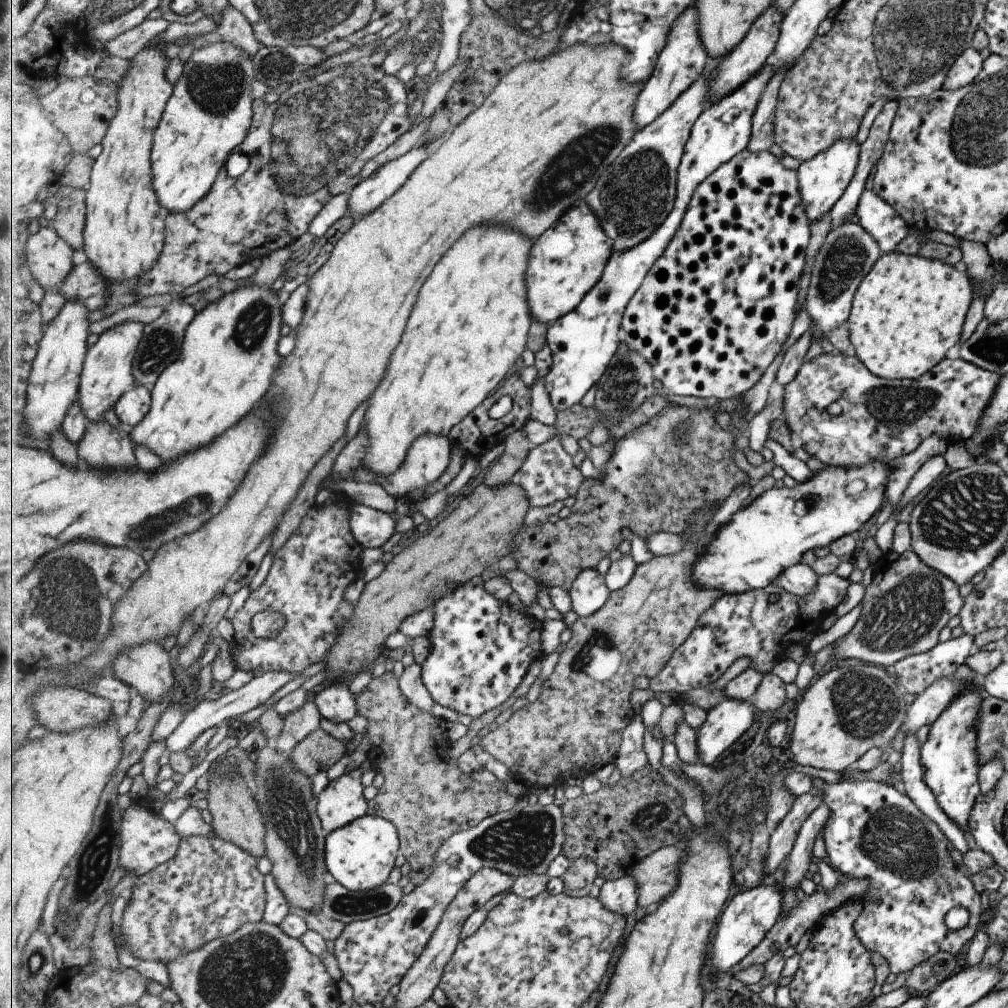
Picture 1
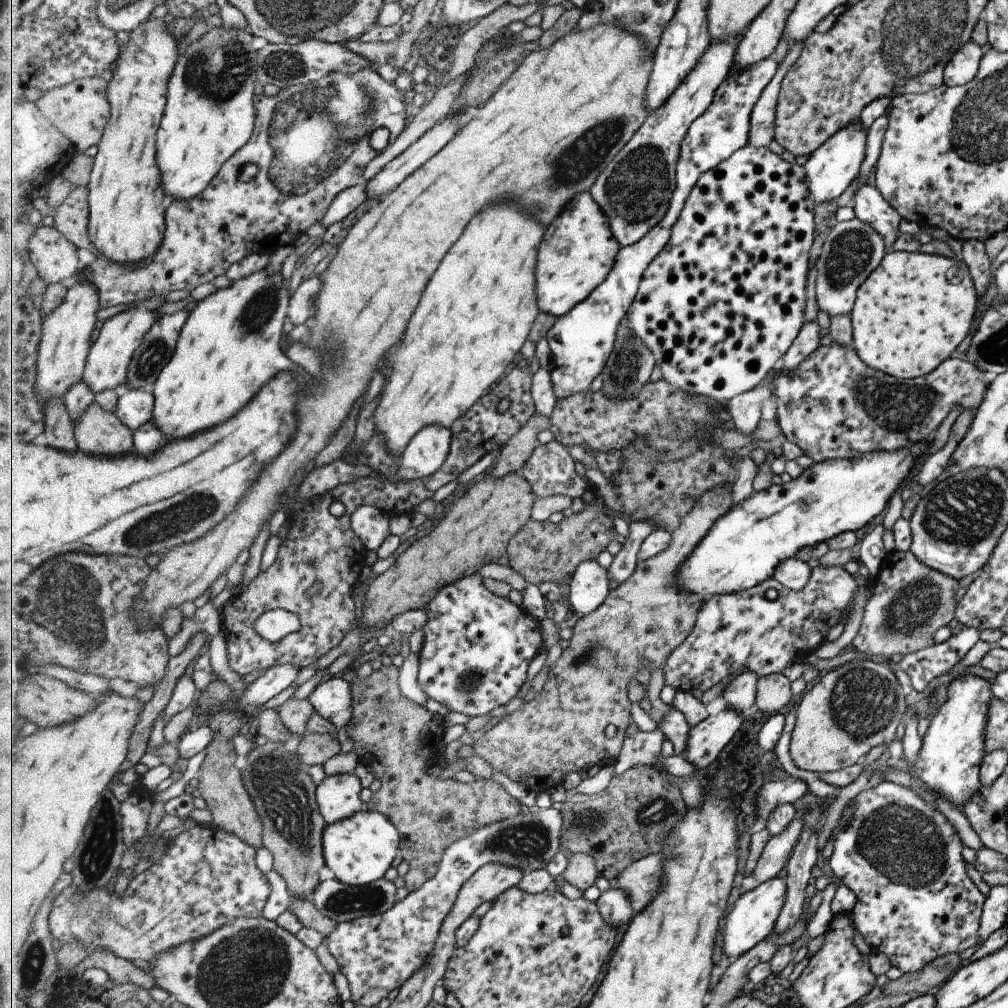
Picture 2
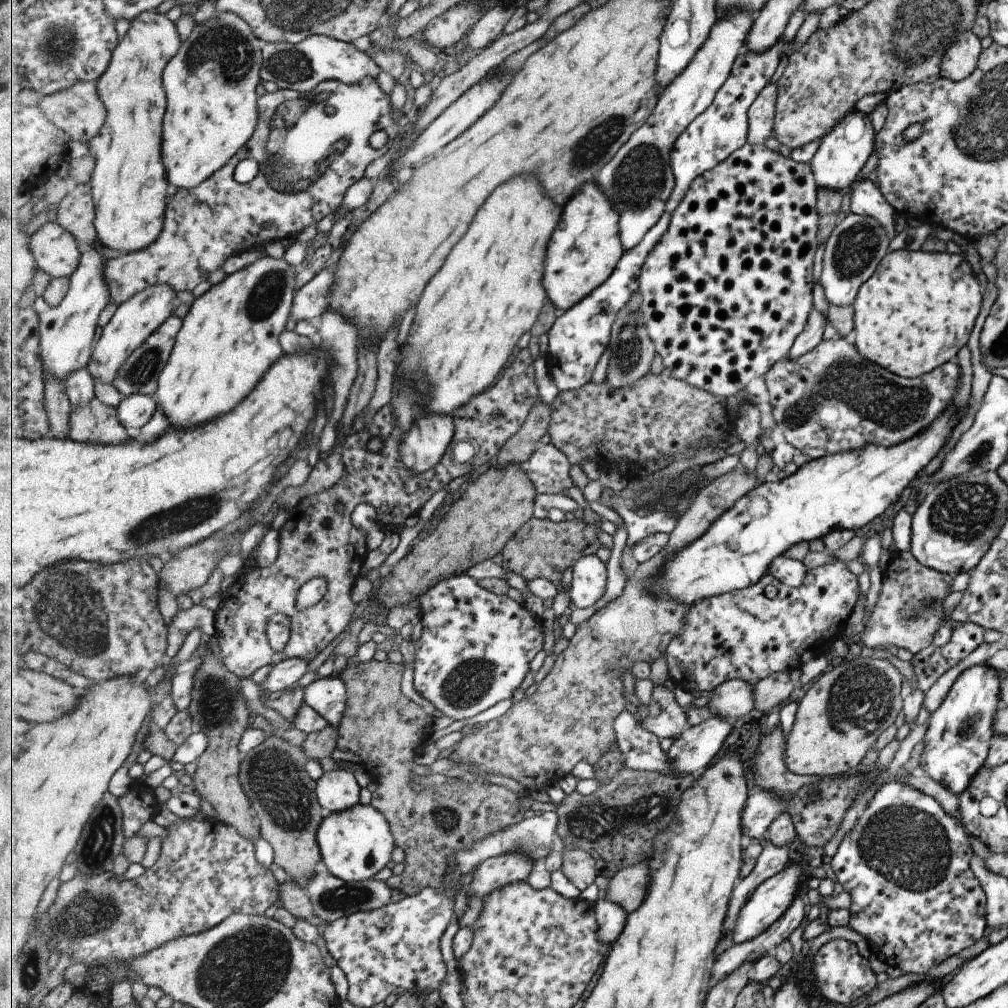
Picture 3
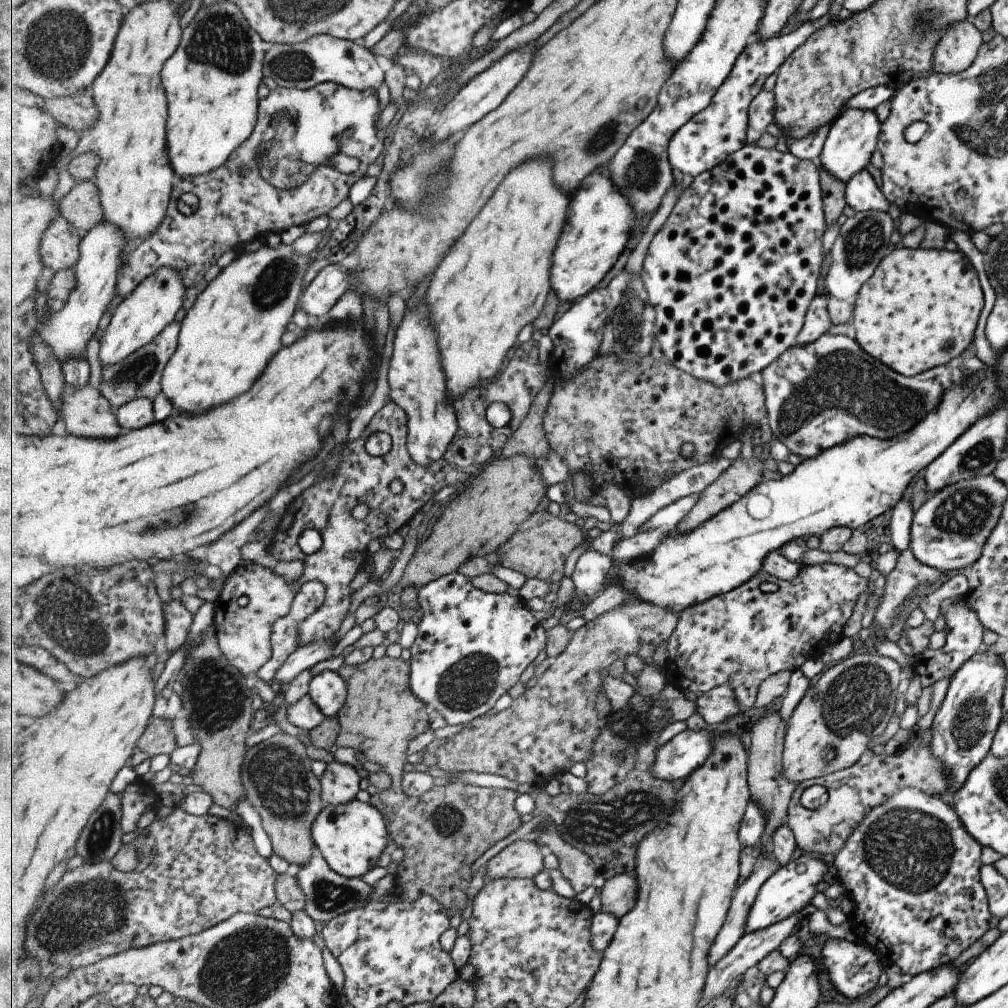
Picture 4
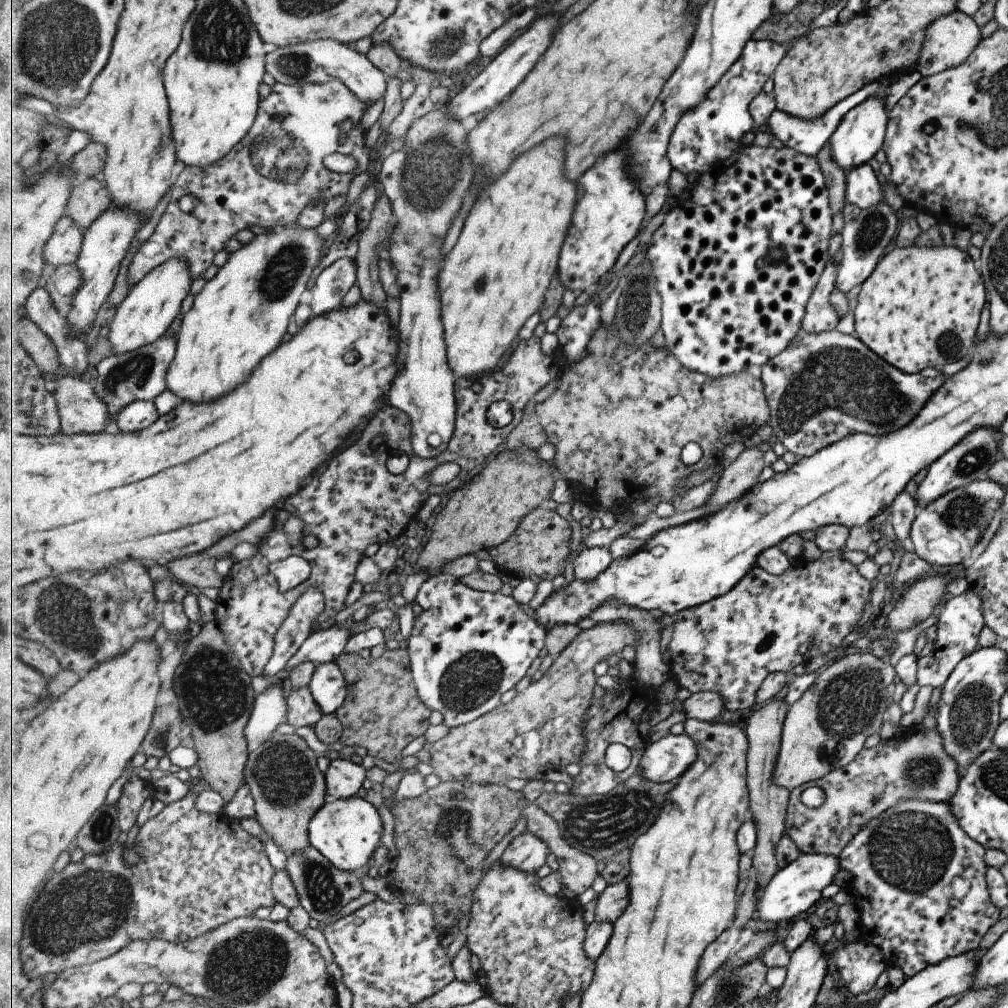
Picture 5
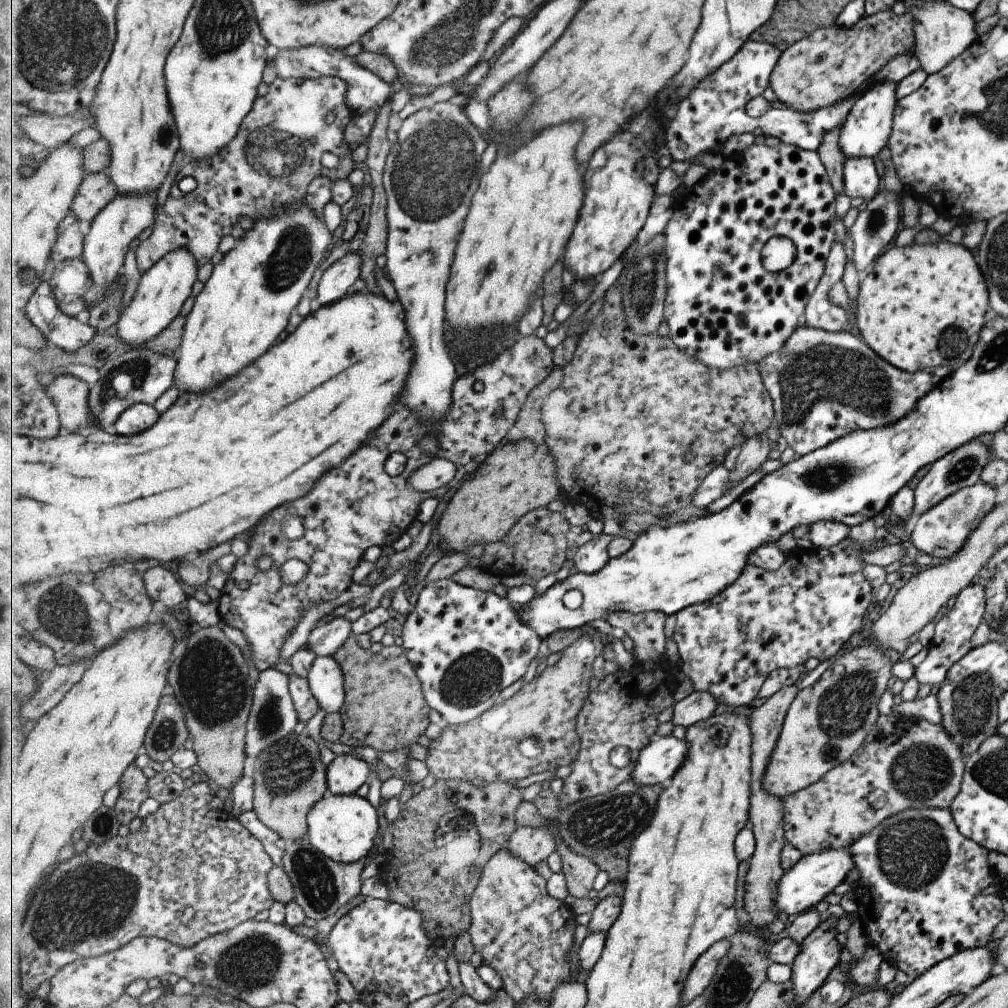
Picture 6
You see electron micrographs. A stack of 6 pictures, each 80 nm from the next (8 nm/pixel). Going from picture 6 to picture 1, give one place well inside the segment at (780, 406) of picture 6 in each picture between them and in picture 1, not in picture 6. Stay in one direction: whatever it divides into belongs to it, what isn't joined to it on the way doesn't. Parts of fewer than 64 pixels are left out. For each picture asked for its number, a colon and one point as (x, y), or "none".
1: (882, 419)
2: (832, 405)
3: (830, 399)
4: (819, 394)
5: (823, 386)

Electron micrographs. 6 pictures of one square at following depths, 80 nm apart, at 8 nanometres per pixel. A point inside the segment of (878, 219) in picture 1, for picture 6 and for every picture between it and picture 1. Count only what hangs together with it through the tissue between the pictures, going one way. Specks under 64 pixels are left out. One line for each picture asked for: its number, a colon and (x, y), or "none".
2: (869, 206)
3: (865, 199)
4: (861, 193)
5: (862, 189)
6: (859, 177)

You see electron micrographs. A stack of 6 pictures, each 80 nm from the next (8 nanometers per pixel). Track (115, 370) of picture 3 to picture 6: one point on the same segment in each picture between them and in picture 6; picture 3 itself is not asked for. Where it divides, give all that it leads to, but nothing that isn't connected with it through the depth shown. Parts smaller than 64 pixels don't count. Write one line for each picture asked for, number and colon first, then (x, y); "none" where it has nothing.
4: (152, 307)
5: (145, 315)
6: (159, 298)

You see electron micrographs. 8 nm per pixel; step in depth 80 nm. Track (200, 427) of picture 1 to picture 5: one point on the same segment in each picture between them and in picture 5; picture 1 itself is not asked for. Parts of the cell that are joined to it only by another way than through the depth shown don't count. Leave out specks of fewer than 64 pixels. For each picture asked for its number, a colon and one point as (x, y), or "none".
2: (230, 346)
3: (230, 335)
4: (234, 328)
5: (242, 314)

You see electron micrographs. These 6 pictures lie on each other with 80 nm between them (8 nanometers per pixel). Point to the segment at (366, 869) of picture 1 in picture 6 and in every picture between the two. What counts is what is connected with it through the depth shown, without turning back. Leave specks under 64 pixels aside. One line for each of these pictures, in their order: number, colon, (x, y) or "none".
2: (359, 850)
3: (357, 843)
4: (352, 837)
5: (348, 831)
6: (344, 827)

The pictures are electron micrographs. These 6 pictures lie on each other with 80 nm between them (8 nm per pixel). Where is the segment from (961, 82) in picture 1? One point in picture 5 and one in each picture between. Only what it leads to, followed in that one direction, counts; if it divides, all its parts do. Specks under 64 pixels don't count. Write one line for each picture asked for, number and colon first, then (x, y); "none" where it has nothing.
2: (962, 66)
3: (959, 59)
4: (956, 48)
5: (948, 40)

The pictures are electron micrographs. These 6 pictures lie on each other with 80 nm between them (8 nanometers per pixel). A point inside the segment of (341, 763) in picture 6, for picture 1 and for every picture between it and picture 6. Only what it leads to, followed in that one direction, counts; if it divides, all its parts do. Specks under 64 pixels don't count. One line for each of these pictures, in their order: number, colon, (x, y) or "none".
1: (341, 803)
2: (339, 797)
3: (338, 790)
4: (341, 783)
5: (345, 777)

